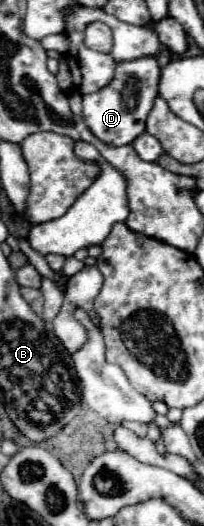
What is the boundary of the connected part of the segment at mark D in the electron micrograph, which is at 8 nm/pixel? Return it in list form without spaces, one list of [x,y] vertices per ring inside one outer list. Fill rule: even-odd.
[[[142,56],[130,62],[118,62],[112,80],[104,88],[82,96],[82,114],[86,126],[92,130],[92,134],[96,134],[110,146],[132,144],[134,138],[144,132],[146,116],[158,96],[158,82],[160,64],[156,56]]]

